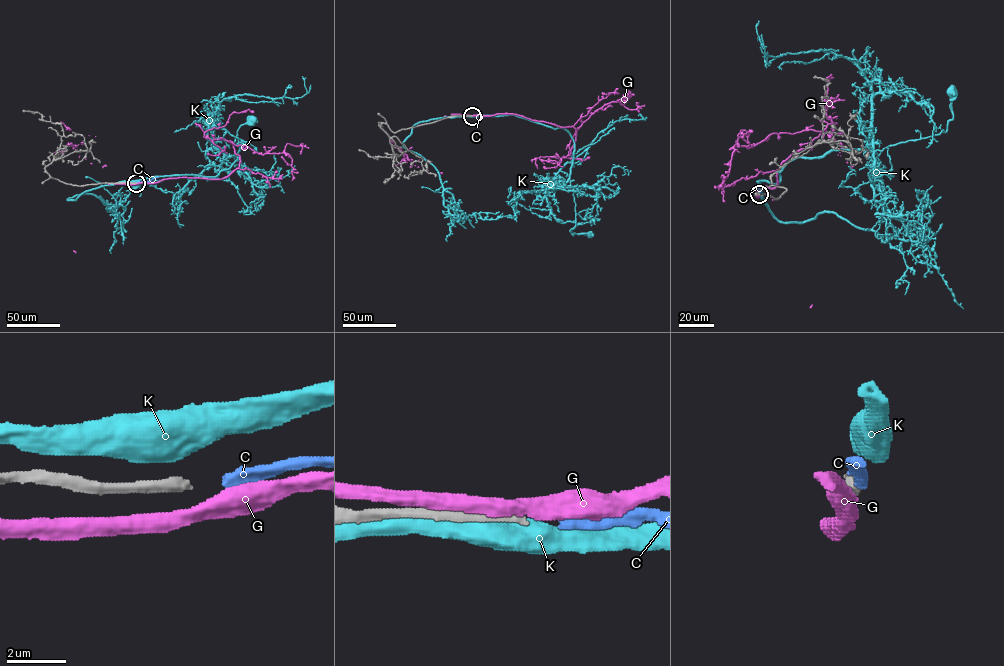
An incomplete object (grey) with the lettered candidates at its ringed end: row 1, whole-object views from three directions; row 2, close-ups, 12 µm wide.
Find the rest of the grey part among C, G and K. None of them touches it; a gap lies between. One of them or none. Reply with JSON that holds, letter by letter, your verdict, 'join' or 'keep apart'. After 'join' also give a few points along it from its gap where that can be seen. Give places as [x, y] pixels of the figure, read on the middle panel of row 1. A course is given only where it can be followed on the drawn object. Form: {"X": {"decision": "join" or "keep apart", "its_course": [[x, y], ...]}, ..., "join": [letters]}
{"C": {"decision": "join", "its_course": [[473, 116], [494, 114]]}, "G": {"decision": "keep apart"}, "K": {"decision": "keep apart"}, "join": ["C"]}

